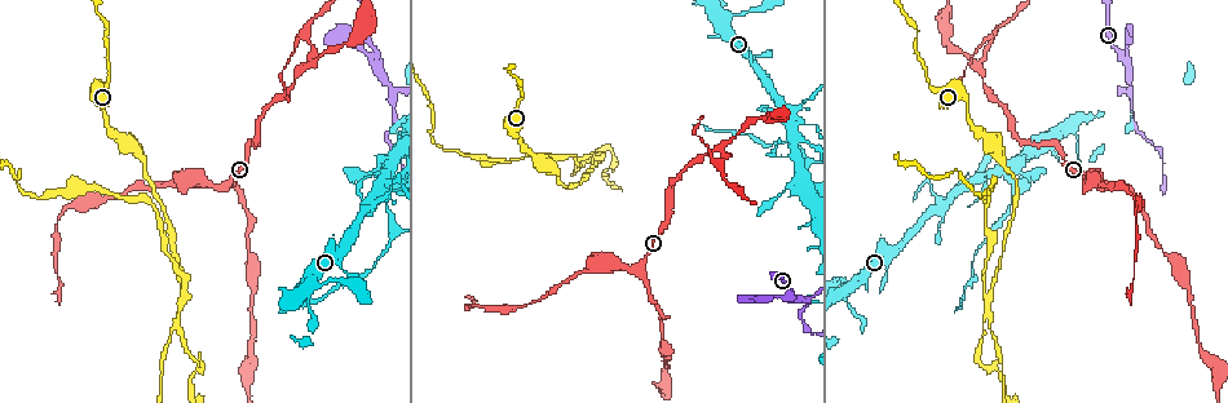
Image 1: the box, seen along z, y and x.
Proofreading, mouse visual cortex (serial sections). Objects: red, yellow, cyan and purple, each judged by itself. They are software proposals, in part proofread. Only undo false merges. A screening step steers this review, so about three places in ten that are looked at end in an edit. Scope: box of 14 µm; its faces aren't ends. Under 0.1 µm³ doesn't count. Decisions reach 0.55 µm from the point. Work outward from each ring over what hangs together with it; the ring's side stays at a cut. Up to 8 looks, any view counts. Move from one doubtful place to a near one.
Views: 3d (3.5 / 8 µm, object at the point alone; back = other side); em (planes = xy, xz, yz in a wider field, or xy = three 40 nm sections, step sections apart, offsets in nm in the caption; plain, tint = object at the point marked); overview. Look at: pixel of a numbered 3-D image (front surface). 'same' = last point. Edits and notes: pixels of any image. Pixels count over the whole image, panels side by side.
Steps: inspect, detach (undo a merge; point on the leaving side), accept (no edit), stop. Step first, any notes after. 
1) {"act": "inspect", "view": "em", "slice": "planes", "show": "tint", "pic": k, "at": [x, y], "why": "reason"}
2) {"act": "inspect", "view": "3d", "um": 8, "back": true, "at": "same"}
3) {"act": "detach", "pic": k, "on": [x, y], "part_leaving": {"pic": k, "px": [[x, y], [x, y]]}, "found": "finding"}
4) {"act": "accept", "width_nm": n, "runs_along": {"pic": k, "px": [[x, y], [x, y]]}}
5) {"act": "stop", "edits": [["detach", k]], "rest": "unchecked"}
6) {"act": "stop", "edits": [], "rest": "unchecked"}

{"act": "inspect", "view": "3d", "um": 3.5, "back": true, "pic": 1, "at": [979, 66], "why": "arms part here"}

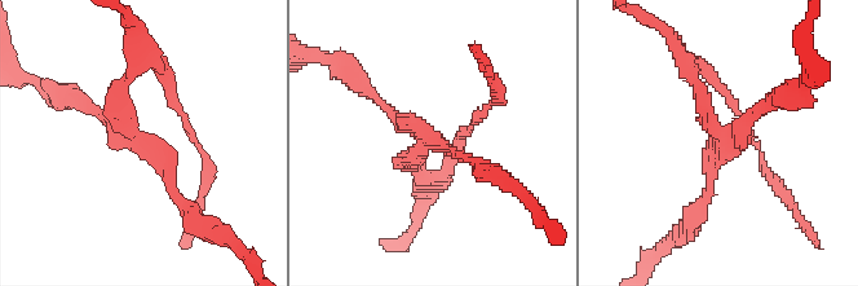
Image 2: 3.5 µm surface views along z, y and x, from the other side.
{"act": "inspect", "view": "em", "slice": "xy", "step": 5, "show": "plain", "pic": 2, "at": [138, 139], "arms": 3, "arm_widths_nm": [150, 150, 200]}

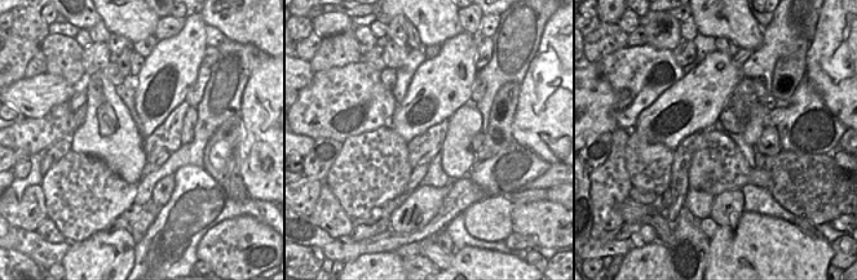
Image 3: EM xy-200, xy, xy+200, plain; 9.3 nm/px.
{"act": "inspect", "view": "em", "slice": "xy", "step": 5, "show": "tint", "at": "same"}

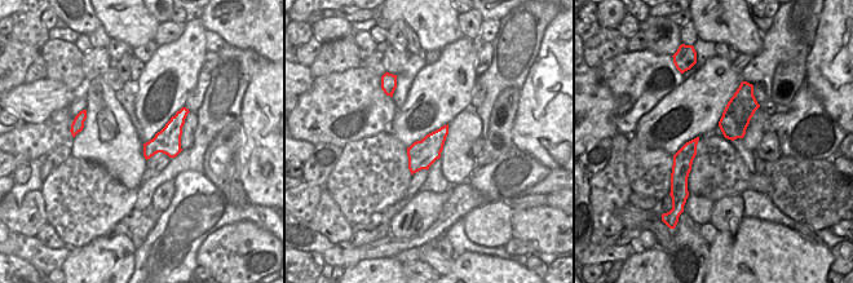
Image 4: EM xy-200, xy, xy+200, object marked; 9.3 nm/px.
{"act": "accept", "runs_along": {"pic": 2, "px": [[188, 208], [140, 141], [80, 102]]}, "found": "all the same cell"}

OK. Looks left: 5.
{"act": "inspect", "view": "3d", "um": 3.5, "pic": 1, "at": [387, 205]}

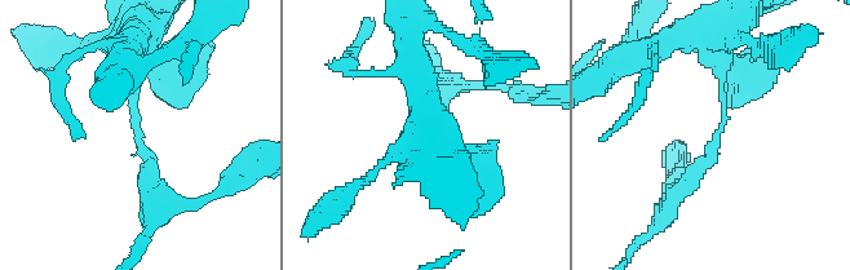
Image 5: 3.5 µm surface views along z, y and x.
{"act": "inspect", "view": "em", "slice": "xy", "step": 3, "show": "tint", "pic": 5, "at": [723, 120], "arm_widths_nm": [200, 200]}

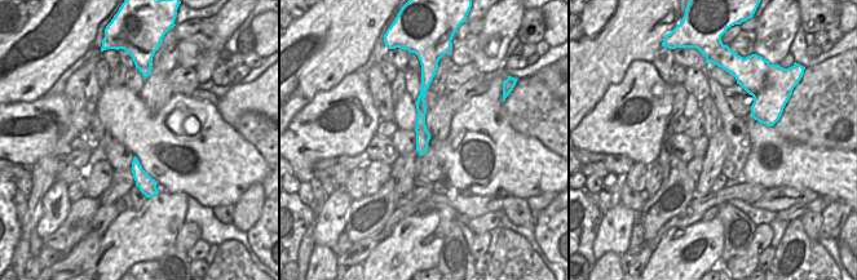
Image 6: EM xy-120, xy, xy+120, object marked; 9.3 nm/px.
{"act": "detach", "pic": 5, "on": [137, 131], "part_leaving": {"pic": 5, "px": [[140, 88], [136, 136], [151, 163], [151, 199]]}, "found": "two cells meet here"}

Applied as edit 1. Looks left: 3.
{"act": "inspect", "view": "3d", "um": 8, "pic": 1, "at": [799, 296], "why": "three arms meet"}

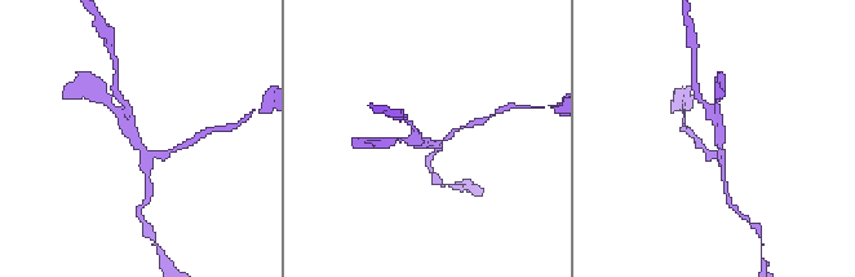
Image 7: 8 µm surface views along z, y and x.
{"act": "inspect", "view": "3d", "um": 3.5, "back": true, "pic": 7, "at": [141, 144], "why": "zoom in"}

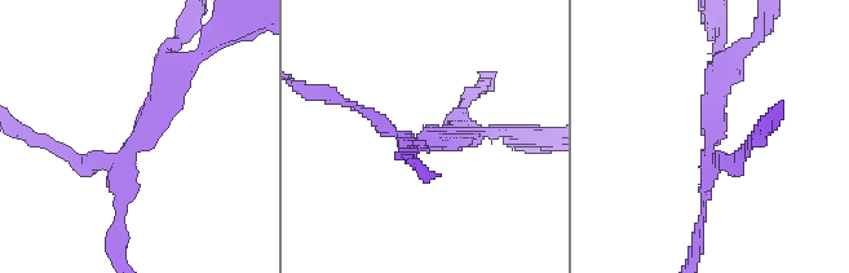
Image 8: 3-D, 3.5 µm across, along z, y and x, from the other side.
{"act": "inspect", "view": "em", "slice": "planes", "show": "tint", "pic": 8, "at": [426, 140], "arms": 3, "arm_widths_nm": [150, 200, 300]}

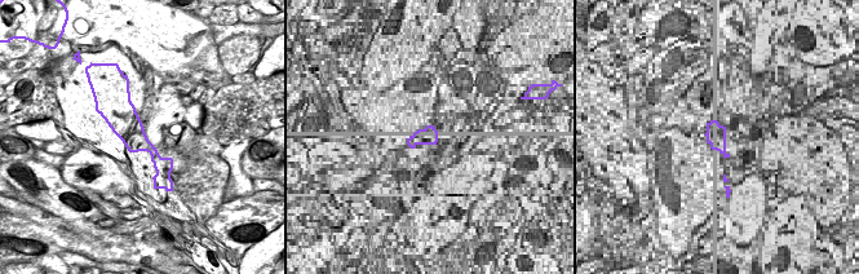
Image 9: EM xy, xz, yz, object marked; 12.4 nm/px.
{"act": "detach", "pic": 8, "on": [60, 152], "part_leaving": {"pic": 8, "px": [[390, 132], [366, 109]]}, "found": "a second cell is stuck on"}

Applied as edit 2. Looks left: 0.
{"act": "stop", "edits": [["detach", 5], ["detach", 8]], "rest": "unchecked"}

